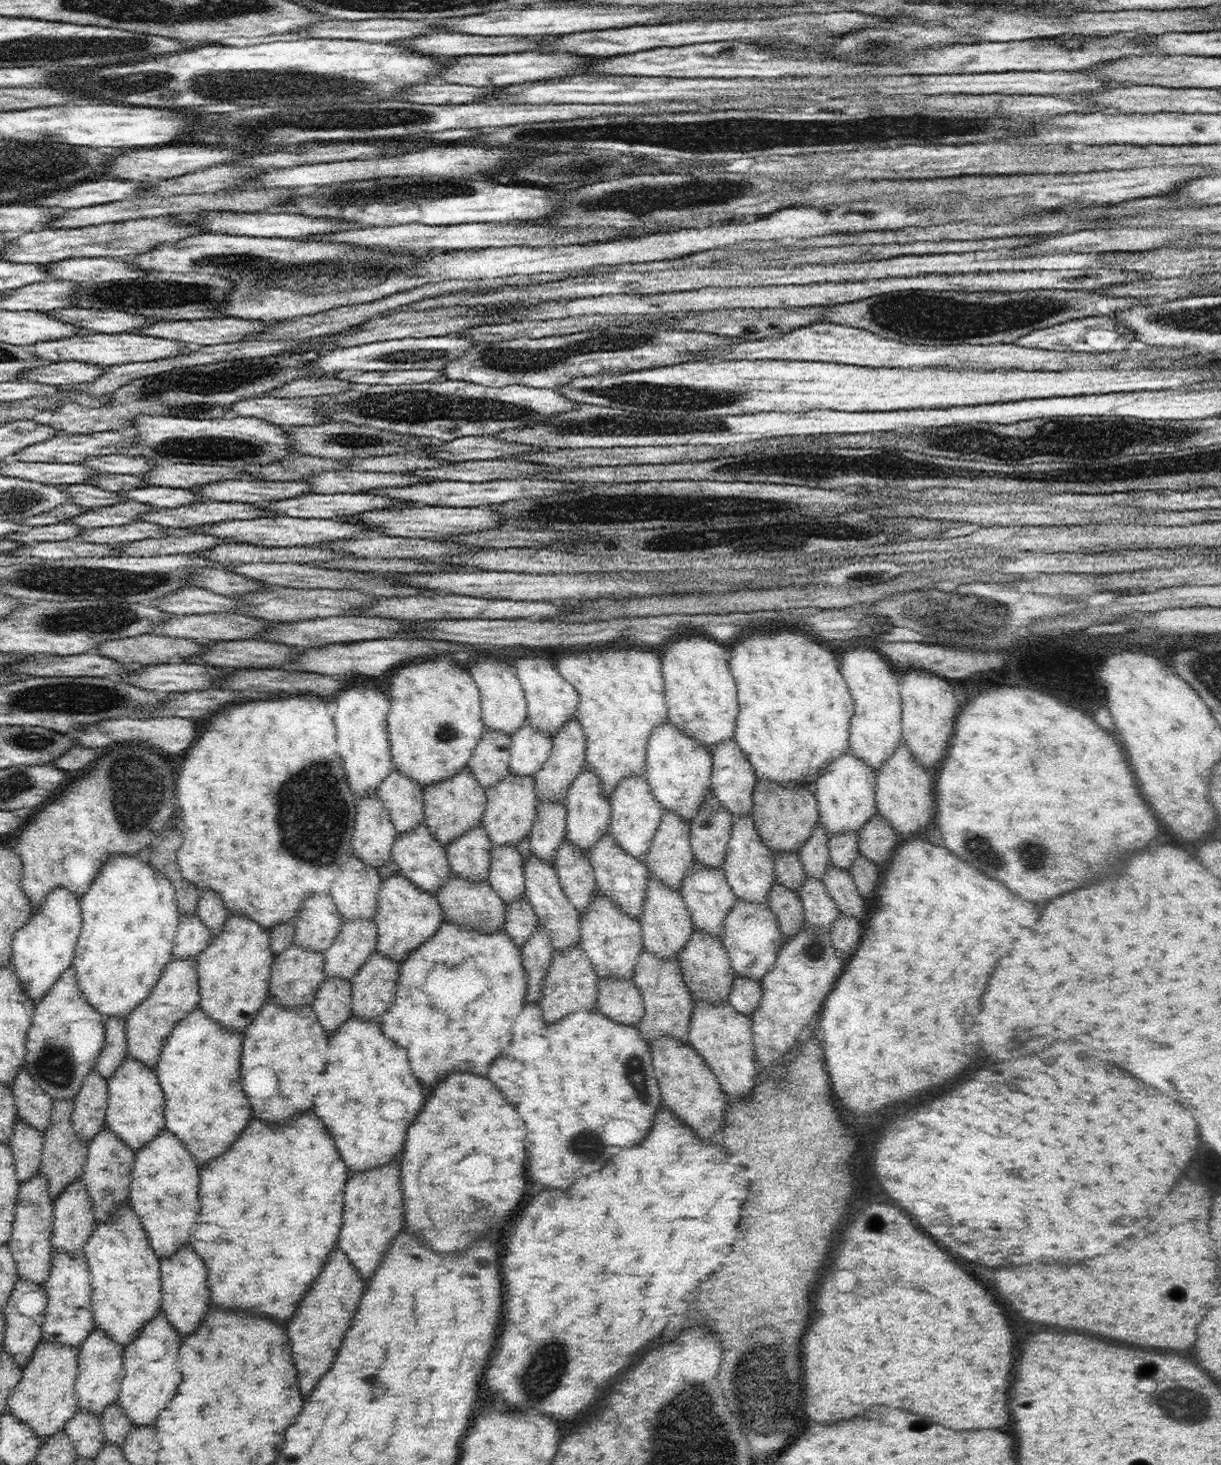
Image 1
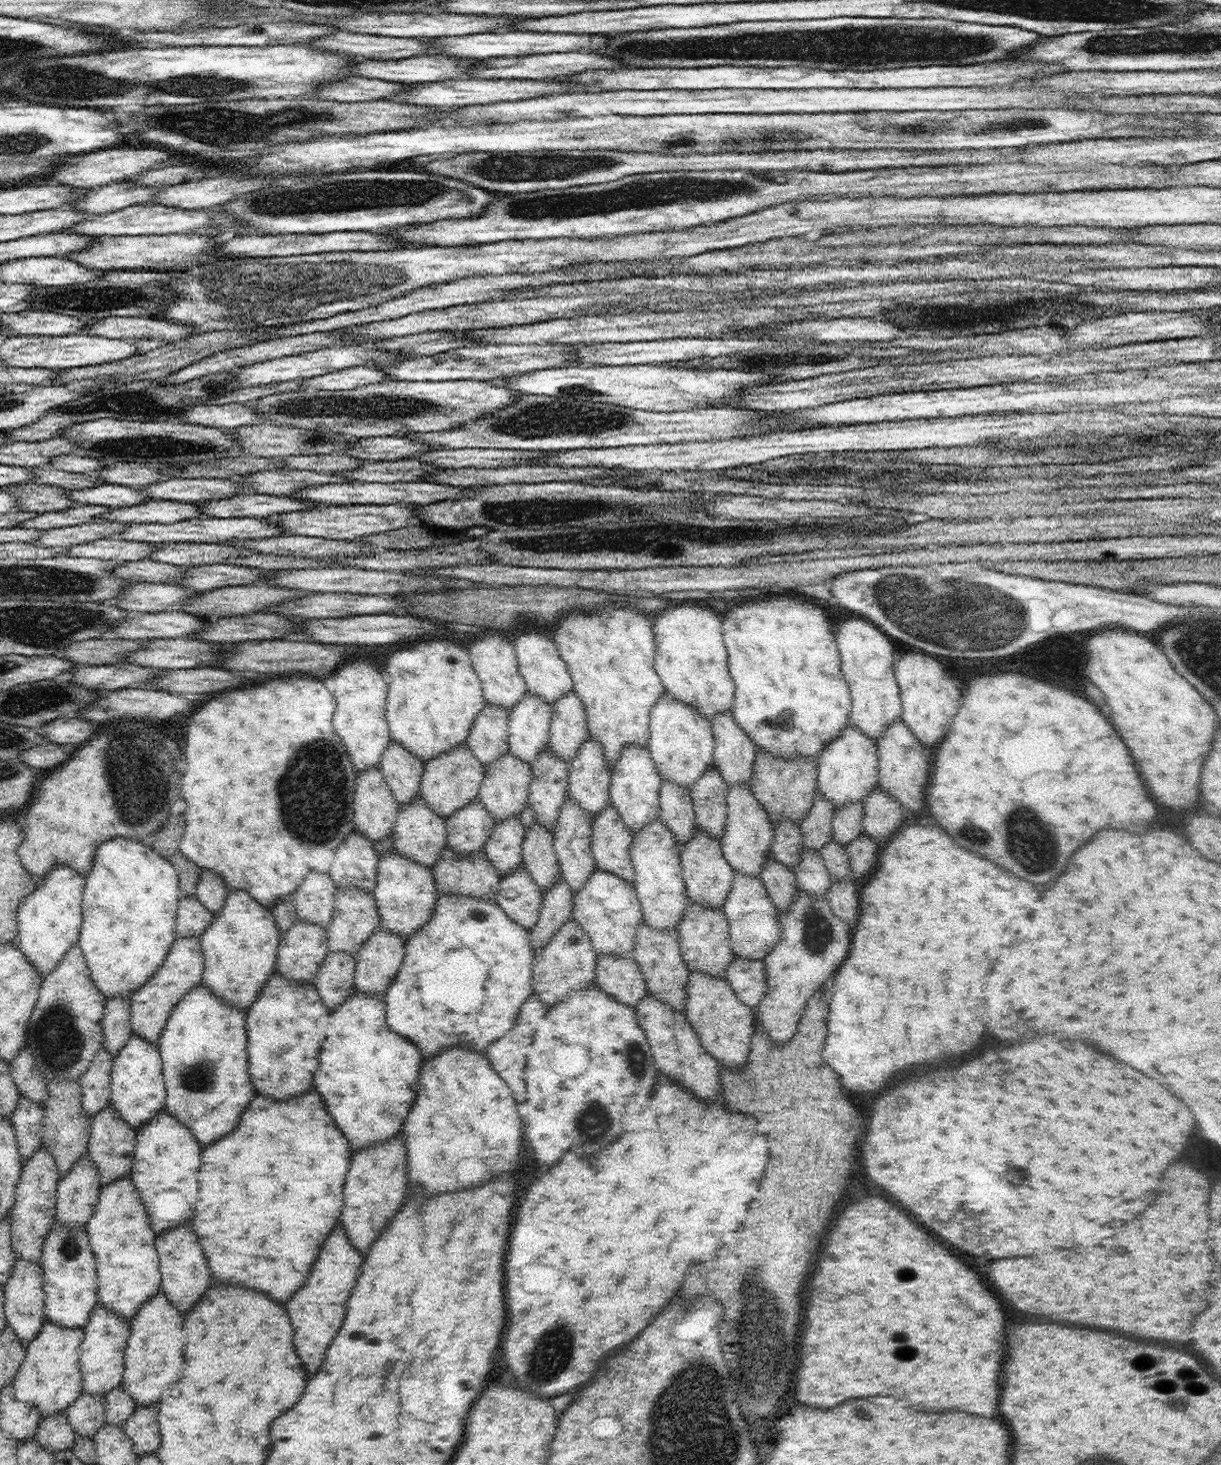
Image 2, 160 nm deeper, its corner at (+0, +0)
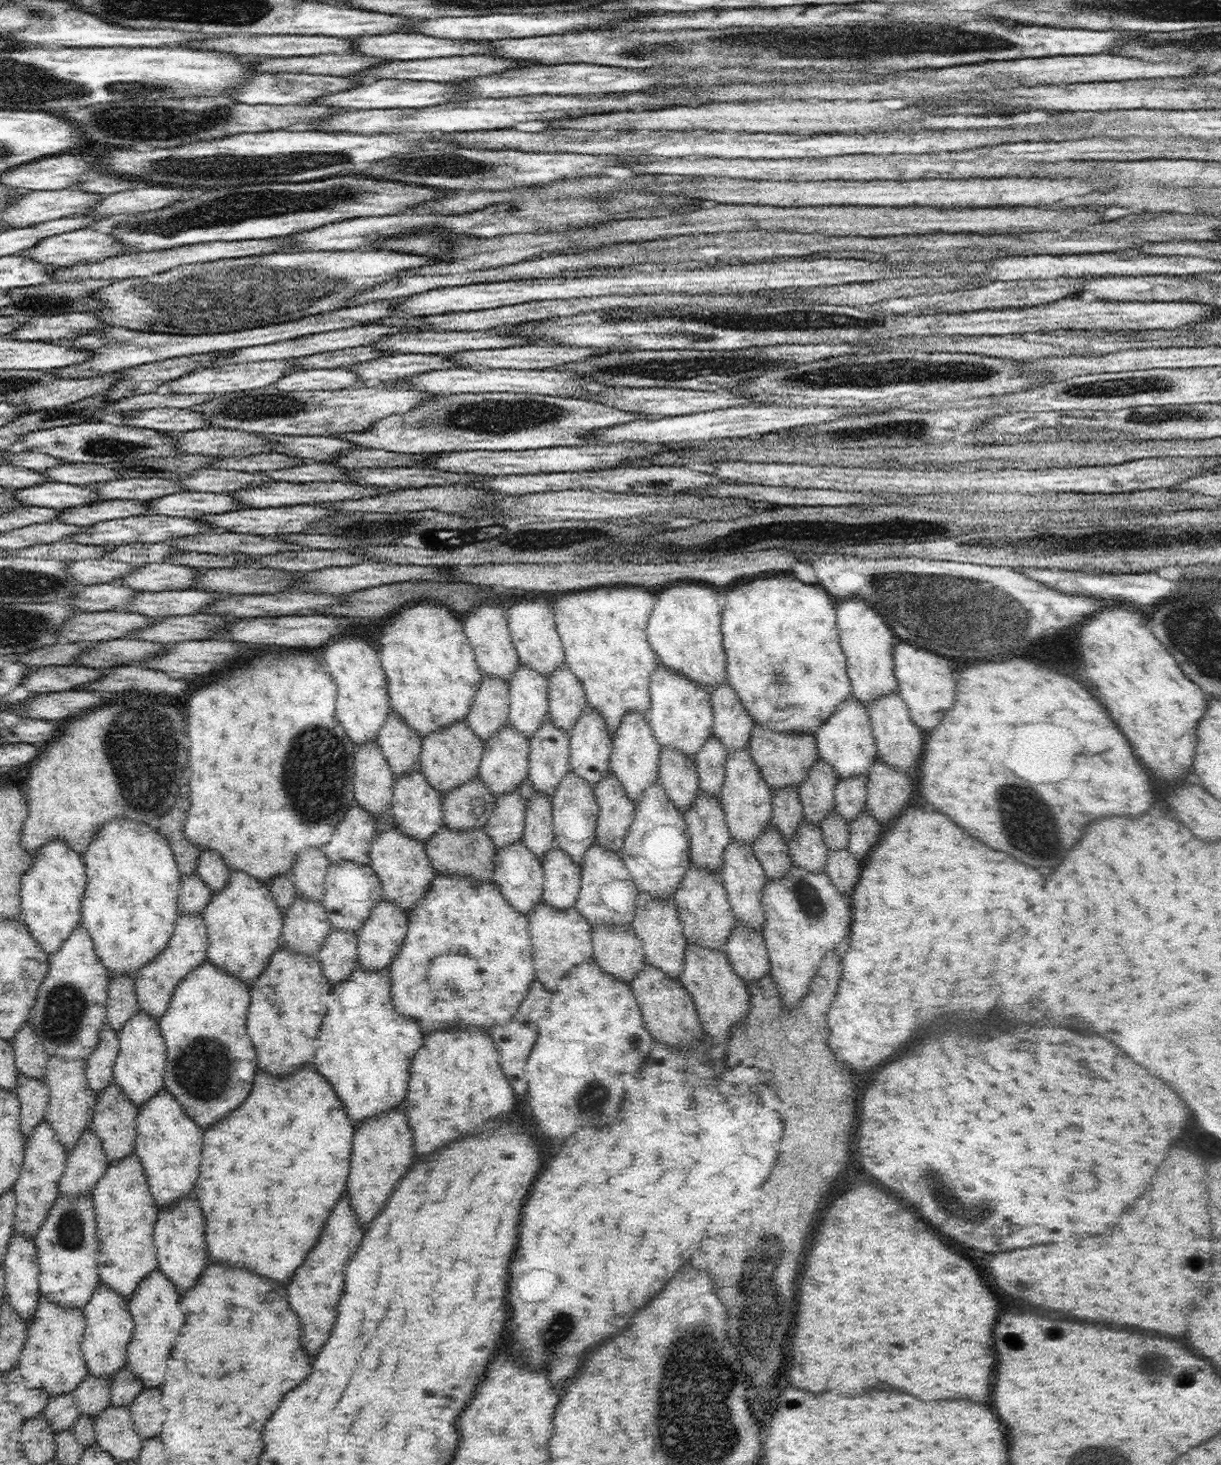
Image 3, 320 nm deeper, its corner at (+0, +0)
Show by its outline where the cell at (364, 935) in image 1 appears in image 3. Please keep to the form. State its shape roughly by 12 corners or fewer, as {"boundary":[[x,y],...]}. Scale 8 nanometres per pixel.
{"boundary":[[331,863],[323,907],[332,929],[362,928],[383,896],[371,865]]}

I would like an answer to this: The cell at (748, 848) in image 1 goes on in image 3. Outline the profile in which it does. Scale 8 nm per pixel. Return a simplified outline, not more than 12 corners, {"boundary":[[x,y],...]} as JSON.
{"boundary":[[749,747],[727,753],[720,801],[732,841],[752,847],[773,794]]}

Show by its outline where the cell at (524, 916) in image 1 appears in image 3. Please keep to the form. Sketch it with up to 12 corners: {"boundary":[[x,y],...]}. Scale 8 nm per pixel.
{"boundary":[[522,839],[495,854],[493,882],[518,912],[543,900],[542,862]]}

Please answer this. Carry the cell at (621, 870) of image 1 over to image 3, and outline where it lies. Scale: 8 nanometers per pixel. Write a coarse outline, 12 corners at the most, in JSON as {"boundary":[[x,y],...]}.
{"boundary":[[610,768],[593,788],[595,842],[617,853],[635,804]]}

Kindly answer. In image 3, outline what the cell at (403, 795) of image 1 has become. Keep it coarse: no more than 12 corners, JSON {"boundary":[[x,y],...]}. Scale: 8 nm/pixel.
{"boundary":[[390,710],[375,741],[396,779],[420,767],[422,738]]}

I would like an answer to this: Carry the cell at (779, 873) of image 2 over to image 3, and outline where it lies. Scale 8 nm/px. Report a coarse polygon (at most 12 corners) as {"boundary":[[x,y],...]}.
{"boundary":[[774,823],[752,847],[768,880],[789,873],[789,845]]}

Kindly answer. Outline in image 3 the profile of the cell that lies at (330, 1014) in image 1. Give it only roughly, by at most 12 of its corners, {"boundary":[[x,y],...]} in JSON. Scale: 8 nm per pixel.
{"boundary":[[331,929],[316,957],[330,982],[358,965],[357,934]]}

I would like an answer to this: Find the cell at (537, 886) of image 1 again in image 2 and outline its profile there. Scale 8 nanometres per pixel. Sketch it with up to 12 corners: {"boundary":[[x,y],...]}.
{"boundary":[[525,832],[523,864],[541,896],[561,874],[553,832]]}

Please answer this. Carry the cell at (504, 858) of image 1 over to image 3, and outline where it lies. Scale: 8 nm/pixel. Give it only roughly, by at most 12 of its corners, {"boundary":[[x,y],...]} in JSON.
{"boundary":[[518,788],[498,797],[485,824],[498,850],[523,838]]}

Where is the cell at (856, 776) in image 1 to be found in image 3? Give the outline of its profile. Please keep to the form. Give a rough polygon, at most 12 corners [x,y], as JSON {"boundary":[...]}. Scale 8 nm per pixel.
{"boundary":[[852,695],[814,735],[838,781],[877,758],[869,712]]}

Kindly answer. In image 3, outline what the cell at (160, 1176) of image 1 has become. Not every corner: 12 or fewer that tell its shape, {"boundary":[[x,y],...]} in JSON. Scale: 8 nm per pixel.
{"boundary":[[162,1087],[134,1153],[160,1210],[194,1188],[204,1134]]}

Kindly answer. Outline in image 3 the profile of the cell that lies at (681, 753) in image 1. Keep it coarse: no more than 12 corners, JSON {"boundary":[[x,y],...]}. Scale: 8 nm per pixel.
{"boundary":[[660,663],[645,715],[661,748],[695,760],[711,694]]}

